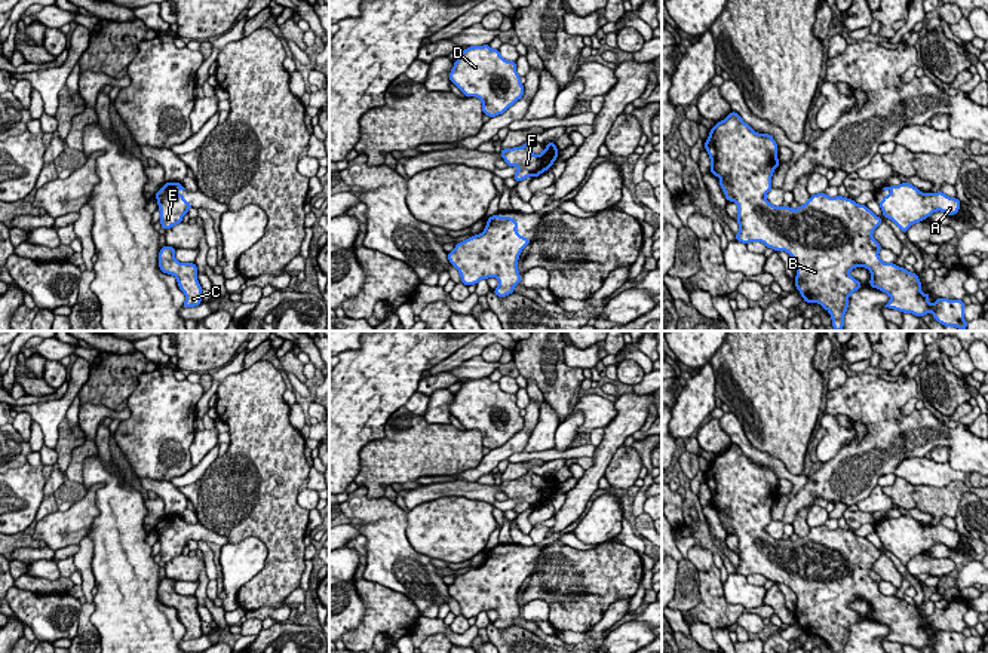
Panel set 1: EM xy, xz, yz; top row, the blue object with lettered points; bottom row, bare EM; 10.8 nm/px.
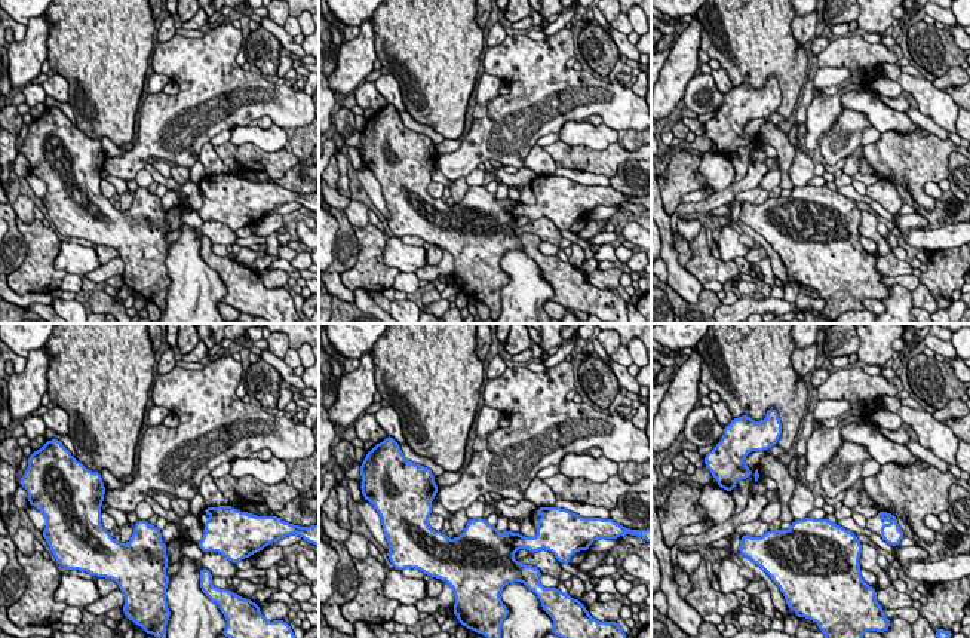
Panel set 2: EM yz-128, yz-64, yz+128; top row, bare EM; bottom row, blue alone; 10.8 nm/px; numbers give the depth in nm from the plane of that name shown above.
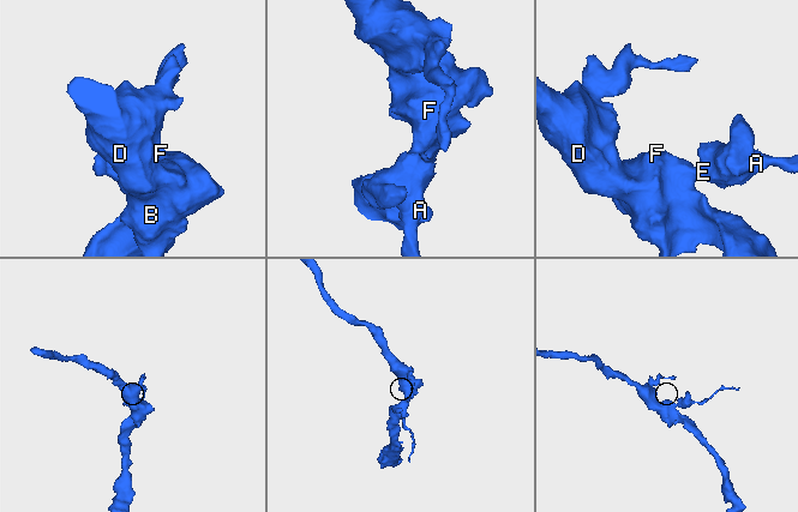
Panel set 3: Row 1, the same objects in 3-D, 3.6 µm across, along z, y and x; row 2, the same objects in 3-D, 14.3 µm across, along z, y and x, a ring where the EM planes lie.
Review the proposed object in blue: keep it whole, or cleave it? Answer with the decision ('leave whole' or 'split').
leave whole

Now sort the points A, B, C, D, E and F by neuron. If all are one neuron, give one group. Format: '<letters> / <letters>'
A B C D E F

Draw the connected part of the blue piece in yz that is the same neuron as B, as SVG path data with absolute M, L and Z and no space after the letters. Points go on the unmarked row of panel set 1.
M731 444L724 453L715 456L705 473L711 491L711 506L719 509L728 534L737 536L739 565L734 568L742 576L763 574L767 580L788 585L797 595L795 619L807 635L817 635L829 644L832 653L844 653L849 629L862 616L849 607L856 600L866 600L871 606L869 617L890 628L884 638L923 650L927 646L936 653L966 653L963 632L938 631L929 635L929 628L921 625L921 614L915 606L893 595L880 592L881 577L872 570L874 562L883 555L866 537L843 528L829 530L817 525L792 542L773 539L765 527L773 521L771 509L779 499L779 478L770 466L755 465L743 451Z

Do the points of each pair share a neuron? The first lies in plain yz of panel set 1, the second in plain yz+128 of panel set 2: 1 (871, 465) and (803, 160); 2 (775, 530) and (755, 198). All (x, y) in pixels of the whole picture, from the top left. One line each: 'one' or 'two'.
1: two
2: one

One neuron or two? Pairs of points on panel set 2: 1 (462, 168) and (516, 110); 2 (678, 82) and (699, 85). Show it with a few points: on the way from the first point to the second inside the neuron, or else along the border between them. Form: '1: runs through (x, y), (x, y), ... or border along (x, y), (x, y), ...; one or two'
1: runs through (473, 153), (502, 125); one
2: border along (694, 76), (687, 85), (683, 98); two

